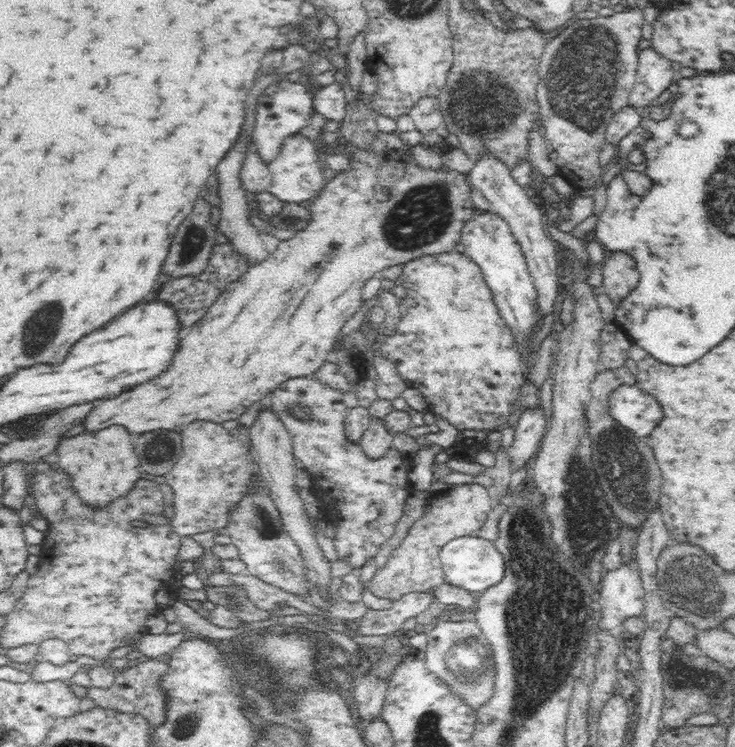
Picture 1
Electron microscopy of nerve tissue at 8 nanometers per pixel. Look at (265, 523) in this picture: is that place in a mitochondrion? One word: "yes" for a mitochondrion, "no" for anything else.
yes

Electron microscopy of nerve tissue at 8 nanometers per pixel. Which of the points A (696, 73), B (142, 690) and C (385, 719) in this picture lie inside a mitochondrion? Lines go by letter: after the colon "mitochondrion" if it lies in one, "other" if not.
A: other
B: other
C: other

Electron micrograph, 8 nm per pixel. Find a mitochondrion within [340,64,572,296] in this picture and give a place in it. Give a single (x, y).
(428, 210)

